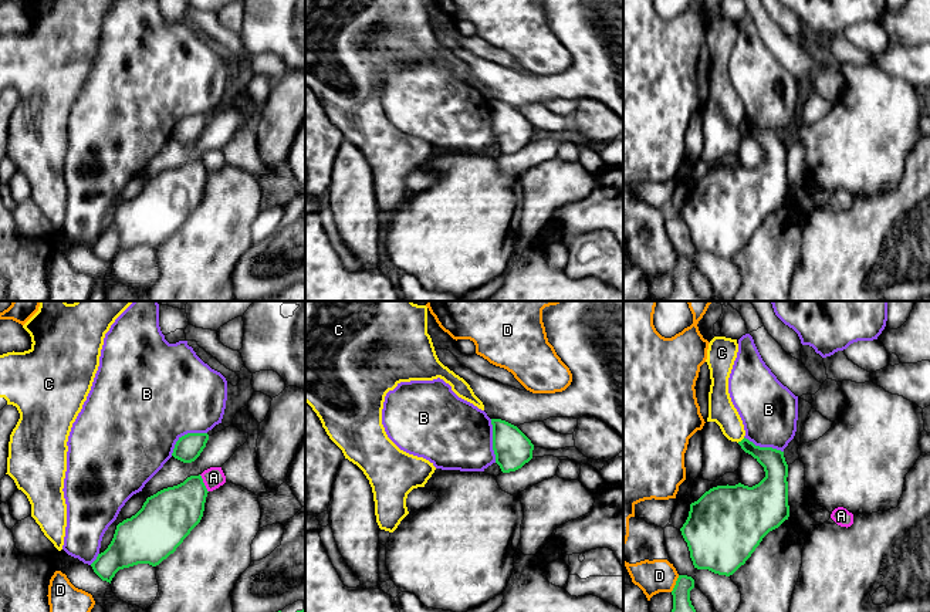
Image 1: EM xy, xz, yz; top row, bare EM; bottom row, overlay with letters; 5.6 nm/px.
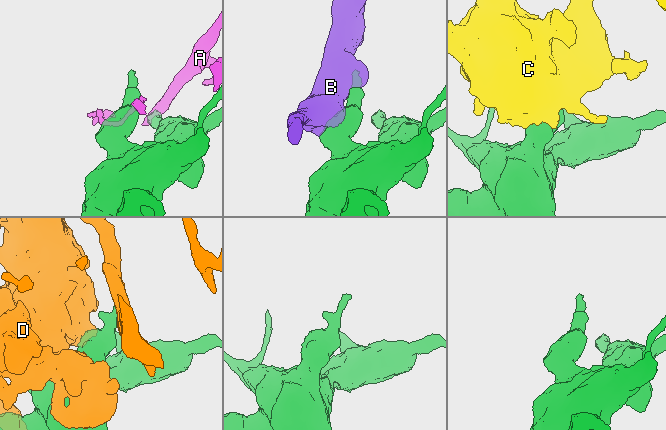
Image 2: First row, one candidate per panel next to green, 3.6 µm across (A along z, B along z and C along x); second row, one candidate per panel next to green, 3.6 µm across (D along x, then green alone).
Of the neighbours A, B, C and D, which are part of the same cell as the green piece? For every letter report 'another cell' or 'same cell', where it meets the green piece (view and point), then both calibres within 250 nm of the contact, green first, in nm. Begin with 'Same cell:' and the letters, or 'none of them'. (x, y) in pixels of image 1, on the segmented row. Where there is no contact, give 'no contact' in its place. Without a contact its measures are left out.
Same cell: none of them
A: another cell; meets green in xy at (203, 483); 300 nm thick on the green side, 120 nm on the other
B: another cell; meets green in xy at (185, 435); 150 nm thick on the green side, 500 nm on the other
C: another cell; meets green in yz at (741, 440); 140 nm thick on the green side, 150 nm on the other
D: another cell; meets green in yz at (676, 584); 100 nm thick on the green side, 190 nm on the other

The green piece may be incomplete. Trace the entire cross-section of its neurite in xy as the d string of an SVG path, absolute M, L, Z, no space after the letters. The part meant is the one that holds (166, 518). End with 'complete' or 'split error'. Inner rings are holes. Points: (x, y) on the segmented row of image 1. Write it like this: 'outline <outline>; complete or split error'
outline M199 474L190 476L183 483L163 488L148 497L135 515L116 525L111 544L91 564L94 572L102 581L111 584L119 569L138 564L159 565L176 551L190 531L200 523L207 493L203 479Z; complete

